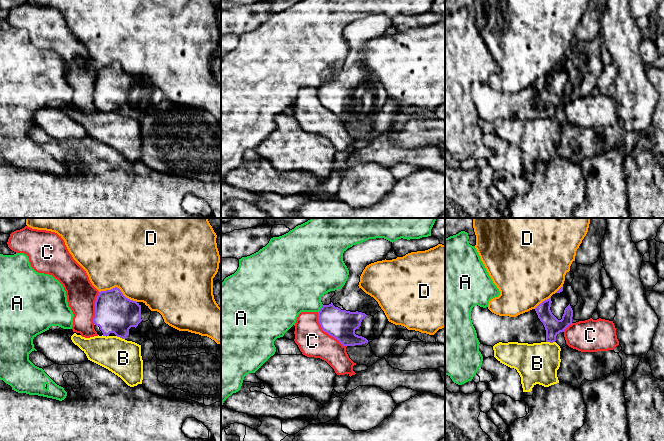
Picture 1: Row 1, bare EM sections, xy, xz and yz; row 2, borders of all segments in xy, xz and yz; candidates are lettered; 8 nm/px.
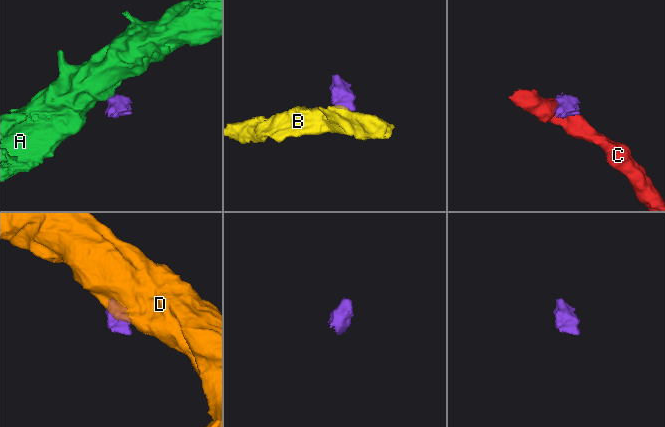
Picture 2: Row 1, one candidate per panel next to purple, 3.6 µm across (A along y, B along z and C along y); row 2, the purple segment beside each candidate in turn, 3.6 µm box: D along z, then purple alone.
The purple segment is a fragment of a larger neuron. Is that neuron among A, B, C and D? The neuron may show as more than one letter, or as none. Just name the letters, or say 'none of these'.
none of these

